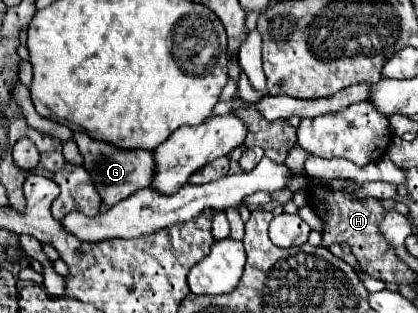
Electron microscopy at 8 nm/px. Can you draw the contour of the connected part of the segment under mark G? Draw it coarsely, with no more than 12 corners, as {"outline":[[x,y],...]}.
{"outline":[[75,131],[83,167],[115,205],[155,177],[145,149],[119,149]]}

